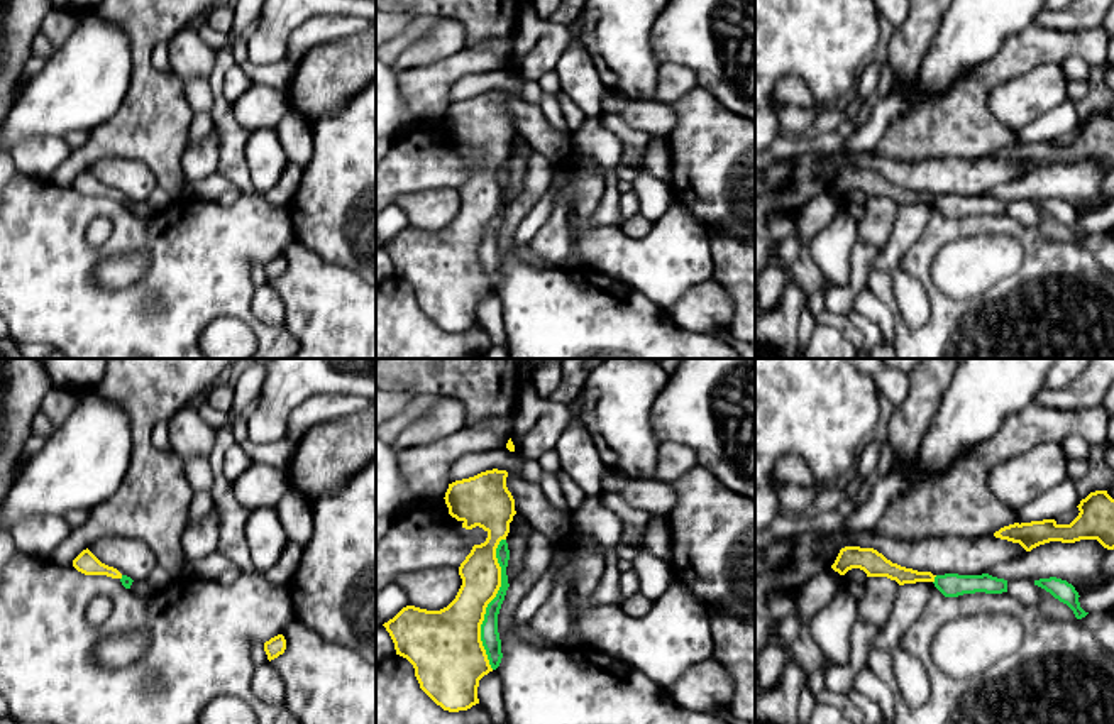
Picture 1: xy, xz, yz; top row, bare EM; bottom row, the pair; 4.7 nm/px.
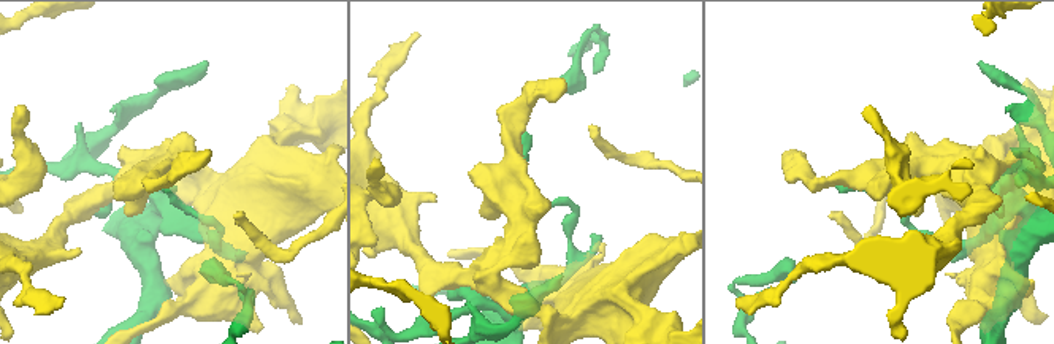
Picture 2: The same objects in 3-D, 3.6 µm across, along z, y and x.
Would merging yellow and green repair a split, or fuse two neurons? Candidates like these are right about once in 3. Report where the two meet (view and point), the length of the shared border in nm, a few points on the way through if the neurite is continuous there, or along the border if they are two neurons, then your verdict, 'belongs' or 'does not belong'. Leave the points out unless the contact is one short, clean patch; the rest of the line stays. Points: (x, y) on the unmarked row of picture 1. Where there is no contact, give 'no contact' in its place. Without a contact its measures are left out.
contact xz (490, 222); length 650 nm; does not belong

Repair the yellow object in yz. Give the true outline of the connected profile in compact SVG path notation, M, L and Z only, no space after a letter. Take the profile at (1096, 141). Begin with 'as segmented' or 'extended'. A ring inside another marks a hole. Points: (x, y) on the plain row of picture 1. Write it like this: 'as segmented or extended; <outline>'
as segmented; M1107 112L1090 113L1077 129L1080 134L1070 145L1058 145L1055 140L1014 144L994 157L1019 164L1026 173L1050 162L1080 161L1097 161L1104 169L1114 171L1114 120Z

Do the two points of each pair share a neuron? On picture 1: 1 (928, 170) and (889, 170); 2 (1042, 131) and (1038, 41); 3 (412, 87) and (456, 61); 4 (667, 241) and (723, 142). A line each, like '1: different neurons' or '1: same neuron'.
1: same neuron
2: different neurons
3: same neuron
4: different neurons

